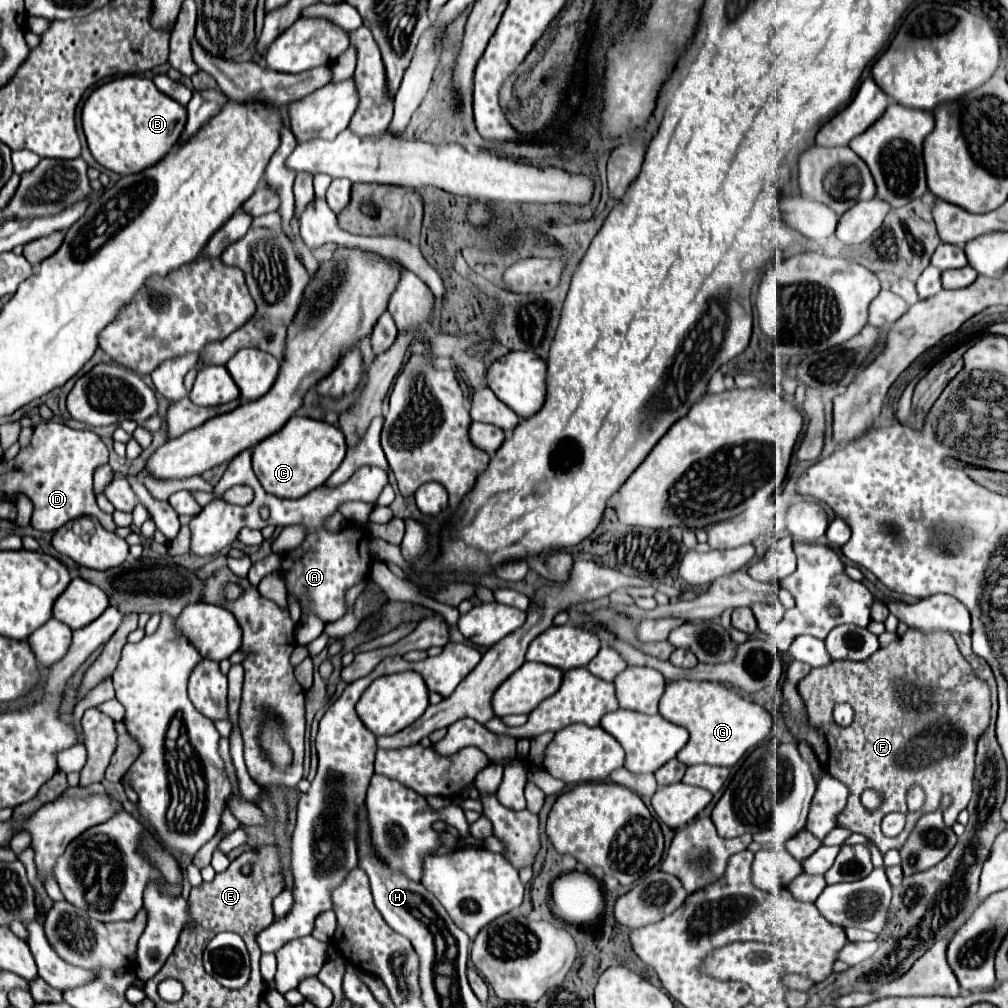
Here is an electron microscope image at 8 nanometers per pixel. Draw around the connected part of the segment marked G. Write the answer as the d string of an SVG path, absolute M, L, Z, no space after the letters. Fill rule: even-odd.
M673 681L659 701L659 713L689 731L687 745L677 753L685 765L707 763L733 767L749 749L755 749L771 733L771 715L757 703L751 703L721 683Z

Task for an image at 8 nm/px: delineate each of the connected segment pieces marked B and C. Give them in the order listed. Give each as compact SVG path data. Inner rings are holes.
M125 75L93 89L81 111L91 155L99 165L115 173L137 173L161 161L179 139L185 119L183 105L161 93L151 79L137 75Z
M291 417L277 433L253 447L253 471L267 493L299 499L315 487L321 487L333 475L341 465L345 451L345 437L337 427L309 417Z

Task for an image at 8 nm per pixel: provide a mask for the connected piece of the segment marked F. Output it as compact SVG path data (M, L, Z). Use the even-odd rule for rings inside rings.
M907 629L905 635L897 637L887 647L877 649L867 661L831 661L825 667L811 669L797 687L807 711L807 741L811 743L817 759L827 759L825 771L839 777L849 787L849 799L845 811L839 815L839 825L851 829L853 833L865 835L873 841L881 853L889 849L901 849L903 841L909 837L919 815L937 811L941 807L943 795L951 795L951 805L941 809L945 823L951 827L957 815L967 807L973 791L973 769L975 769L975 747L981 733L989 725L991 701L989 687L985 681L977 679L971 665L963 659L957 649L953 635L949 633L921 633L919 629ZM839 701L851 703L855 717L849 727L839 727L833 721L833 705ZM913 785L919 785L925 793L925 803L917 811L909 811L907 793ZM867 787L875 787L883 795L883 805L869 813L859 797ZM901 811L907 819L905 829L897 837L885 837L881 833L881 821L887 813Z

